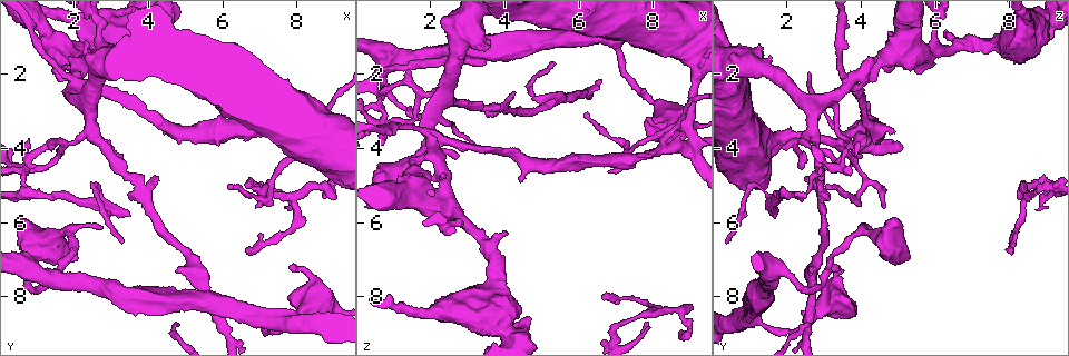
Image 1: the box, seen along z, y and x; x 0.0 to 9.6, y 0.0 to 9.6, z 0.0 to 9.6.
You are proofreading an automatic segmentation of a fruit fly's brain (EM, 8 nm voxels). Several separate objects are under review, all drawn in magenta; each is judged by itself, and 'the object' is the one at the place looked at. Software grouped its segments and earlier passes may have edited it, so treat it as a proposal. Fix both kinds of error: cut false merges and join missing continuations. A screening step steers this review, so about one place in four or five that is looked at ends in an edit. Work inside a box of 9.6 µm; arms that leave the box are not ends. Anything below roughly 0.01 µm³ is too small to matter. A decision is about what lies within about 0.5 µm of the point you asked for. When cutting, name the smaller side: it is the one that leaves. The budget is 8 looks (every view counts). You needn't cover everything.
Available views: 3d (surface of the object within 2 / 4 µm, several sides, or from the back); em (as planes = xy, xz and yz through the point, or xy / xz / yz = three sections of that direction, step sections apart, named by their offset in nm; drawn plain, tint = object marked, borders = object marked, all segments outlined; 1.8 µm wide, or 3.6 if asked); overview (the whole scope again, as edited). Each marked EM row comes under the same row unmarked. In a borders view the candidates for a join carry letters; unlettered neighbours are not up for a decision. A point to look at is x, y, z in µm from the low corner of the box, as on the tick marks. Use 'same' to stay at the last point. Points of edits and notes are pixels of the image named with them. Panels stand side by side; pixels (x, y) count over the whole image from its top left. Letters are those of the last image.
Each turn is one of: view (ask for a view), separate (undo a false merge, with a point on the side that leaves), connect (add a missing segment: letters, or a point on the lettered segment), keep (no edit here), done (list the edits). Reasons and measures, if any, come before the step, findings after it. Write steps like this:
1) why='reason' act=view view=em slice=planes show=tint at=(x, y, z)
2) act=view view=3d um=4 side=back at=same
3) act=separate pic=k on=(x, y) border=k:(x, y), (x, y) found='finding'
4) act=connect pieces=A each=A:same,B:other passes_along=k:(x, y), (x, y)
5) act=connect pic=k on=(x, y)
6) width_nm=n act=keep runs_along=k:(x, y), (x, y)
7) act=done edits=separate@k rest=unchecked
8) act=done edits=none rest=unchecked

why='abrupt turn' act=view view=3d um=2 side=back at=(6.90, 5.05, 9.10)

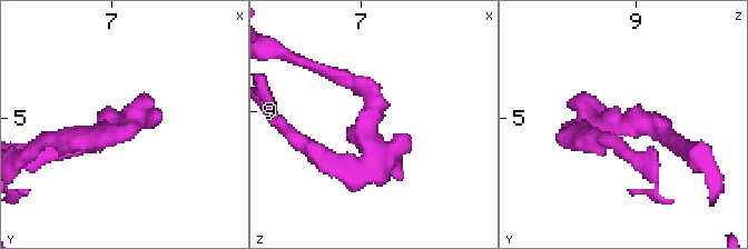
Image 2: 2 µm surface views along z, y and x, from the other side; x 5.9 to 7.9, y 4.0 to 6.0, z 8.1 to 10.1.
why='now the EM' act=view view=em slice=planes show=tint at=(6.94, 5.06, 9.10)

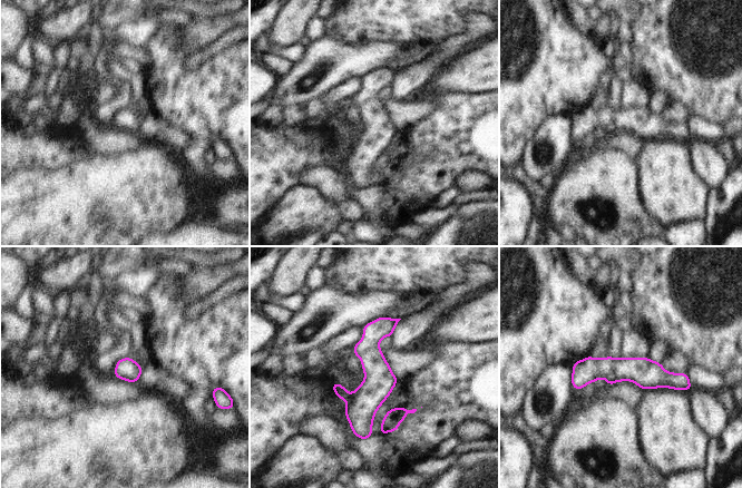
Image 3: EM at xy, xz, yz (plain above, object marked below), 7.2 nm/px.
act=view view=em slice=planes show=borders at=same

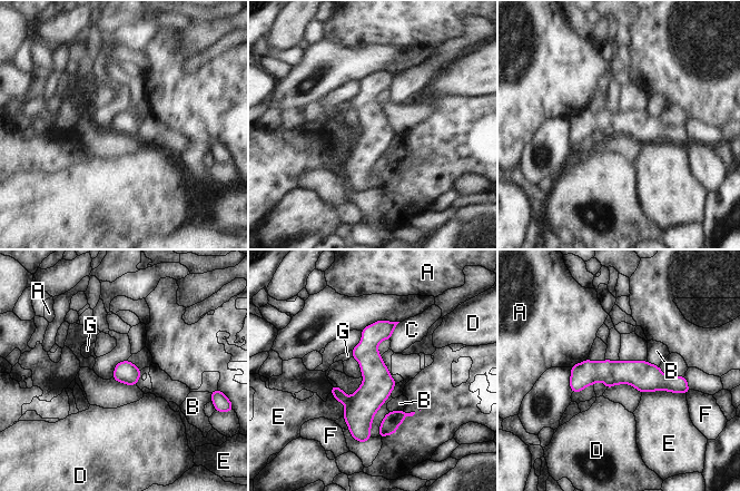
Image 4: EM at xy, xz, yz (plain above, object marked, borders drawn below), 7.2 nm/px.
act=connect pieces=G each=A:other,B:other,C:other,D:other,E:other,F:other,G:same found='the cell continues'

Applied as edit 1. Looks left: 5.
why='branch stops here' act=view view=3d um=4 at=(6.90, 5.60, 4.60)

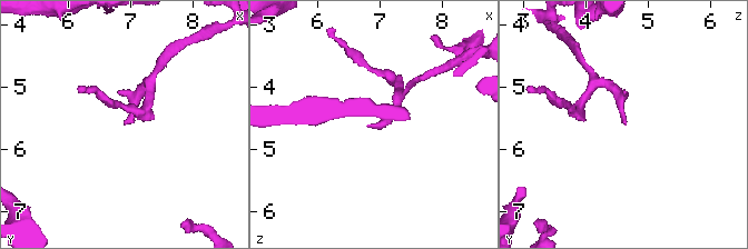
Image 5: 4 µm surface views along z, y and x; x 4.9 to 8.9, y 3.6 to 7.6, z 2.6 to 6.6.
why='shape alone is not enough' act=view view=em slice=yz step=8 show=tint at=(6.90, 5.60, 4.60)

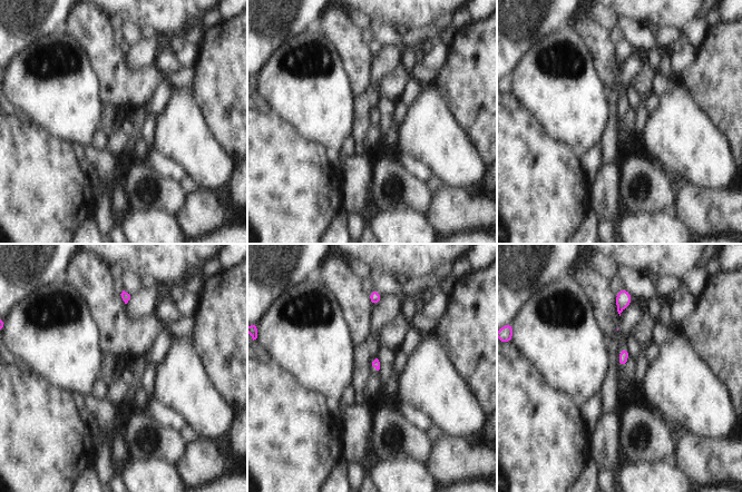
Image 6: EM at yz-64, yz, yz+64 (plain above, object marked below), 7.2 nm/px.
act=view view=em slice=planes show=borders at=same

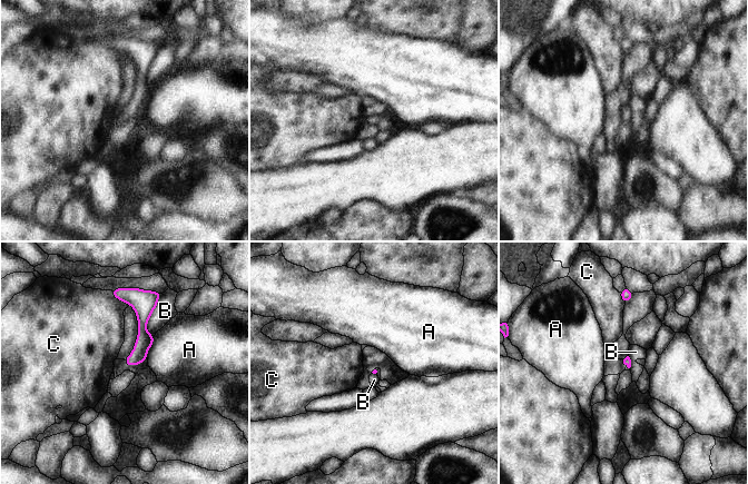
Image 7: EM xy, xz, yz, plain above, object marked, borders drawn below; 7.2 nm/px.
act=keep each=A:other,B:other,C:other border=7:(159, 297), (146, 325), (153, 335) found='no lettered segment goes on from it'

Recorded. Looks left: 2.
why='narrows sharply' act=view view=em slice=xy step=4 show=tint at=(0.75, 4.60, 3.20)

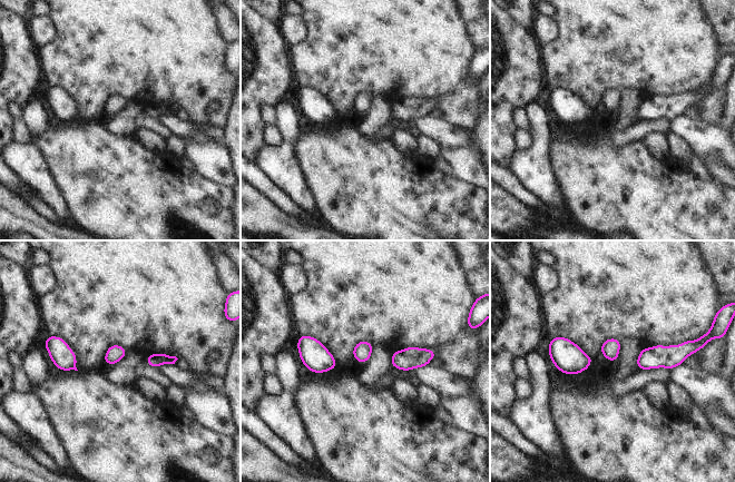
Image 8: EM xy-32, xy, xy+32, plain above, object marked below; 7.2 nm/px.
act=view view=em slice=planes show=borders at=same

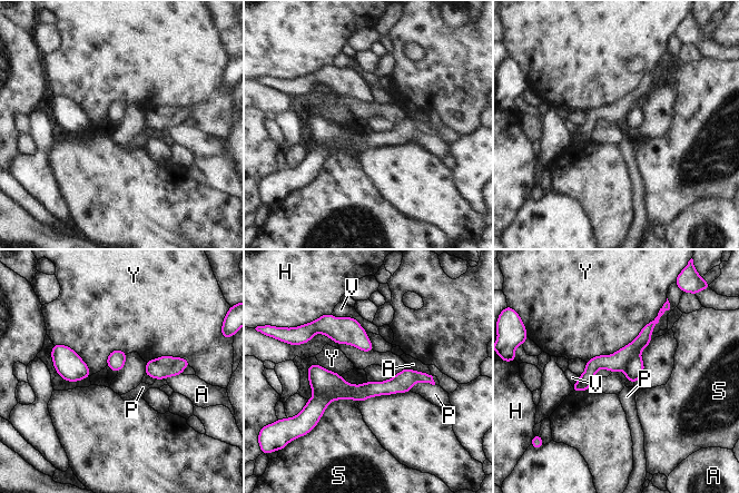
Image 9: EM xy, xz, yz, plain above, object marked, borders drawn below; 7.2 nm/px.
act=separate pic=9 on=(618, 361) each=A:other,H:other,P:other,S:other,V:other,Y:other border=9:(639, 353), (636, 353), (622, 370) found='two cells meet here'

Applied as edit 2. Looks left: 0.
act=done edits=connect@4,separate@9 rest=unchecked

